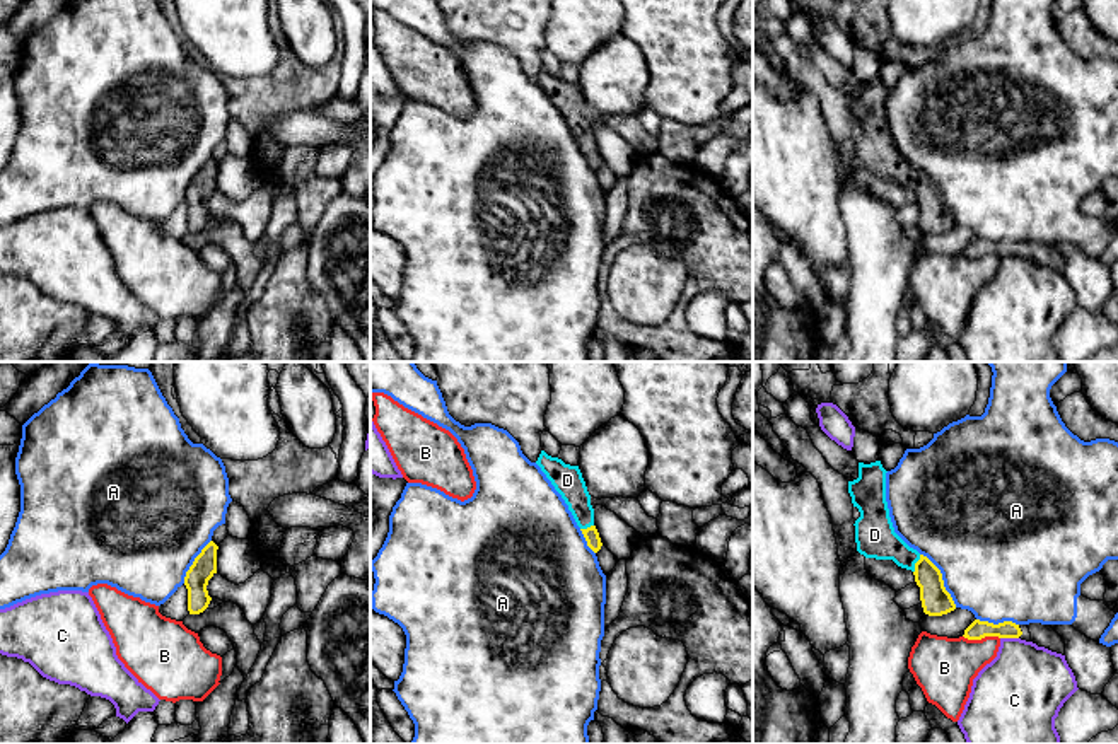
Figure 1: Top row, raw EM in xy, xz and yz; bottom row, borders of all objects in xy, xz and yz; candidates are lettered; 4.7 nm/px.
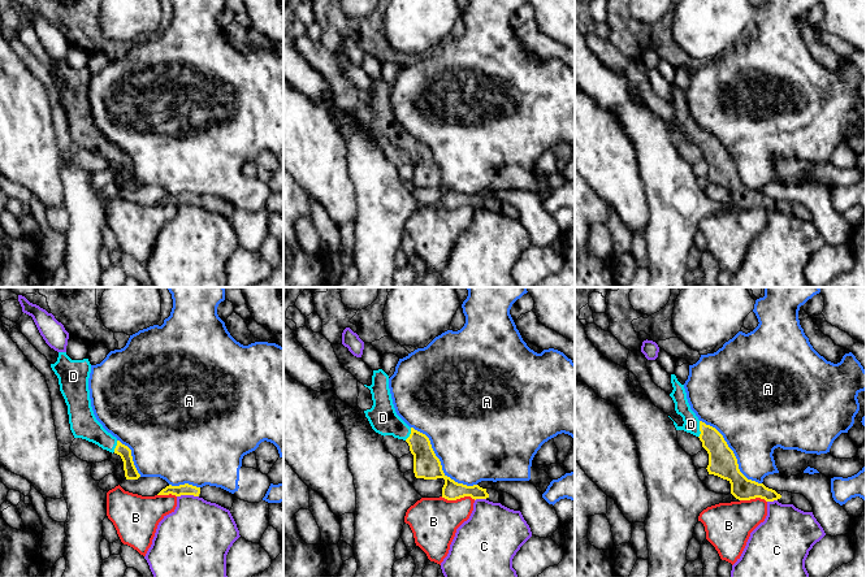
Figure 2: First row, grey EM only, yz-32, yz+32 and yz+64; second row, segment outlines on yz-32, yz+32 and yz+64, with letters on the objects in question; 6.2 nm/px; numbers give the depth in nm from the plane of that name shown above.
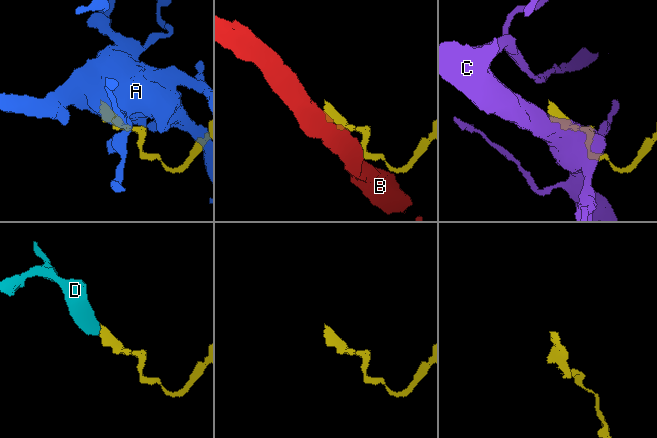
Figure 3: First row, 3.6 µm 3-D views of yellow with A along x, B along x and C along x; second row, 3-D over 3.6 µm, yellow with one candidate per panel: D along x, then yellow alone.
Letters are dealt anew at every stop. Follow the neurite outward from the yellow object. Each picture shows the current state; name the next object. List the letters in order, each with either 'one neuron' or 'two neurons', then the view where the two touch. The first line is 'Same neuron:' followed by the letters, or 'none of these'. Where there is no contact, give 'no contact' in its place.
Same neuron: D
A: two neurons | yz
B: two neurons | yz
C: two neurons | yz
D: one neuron | yz

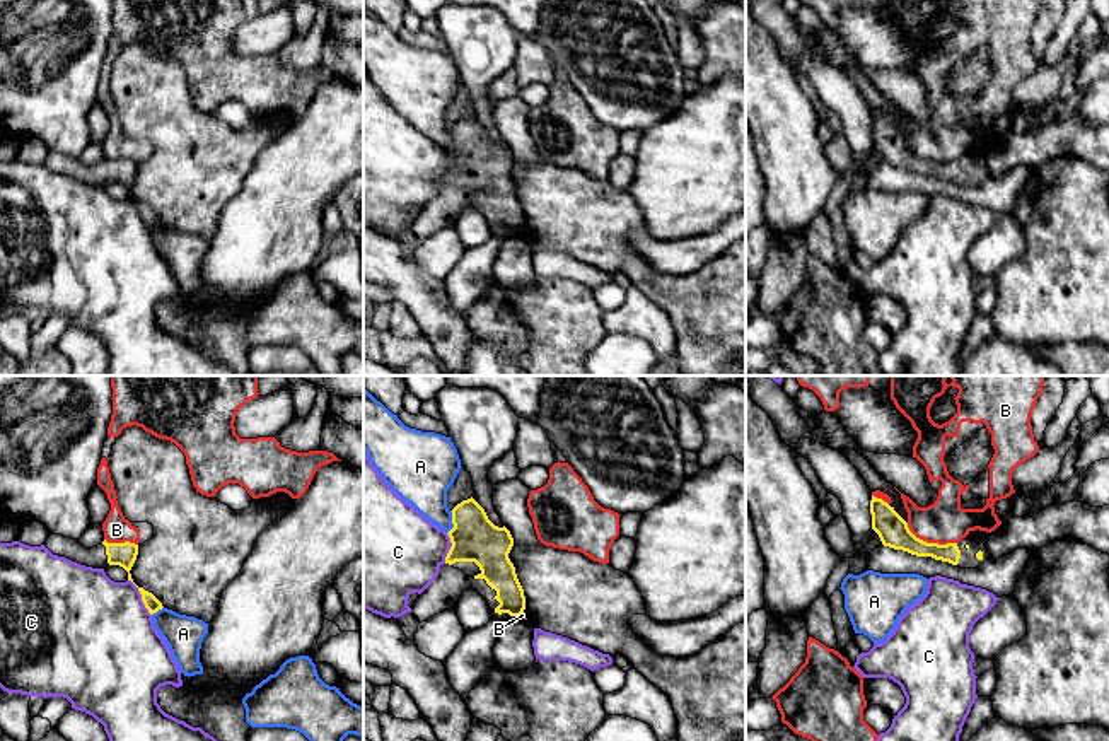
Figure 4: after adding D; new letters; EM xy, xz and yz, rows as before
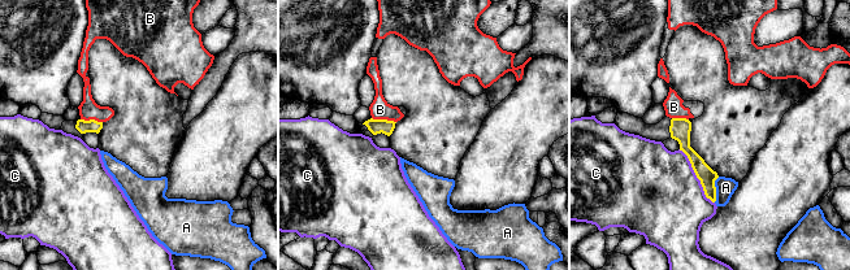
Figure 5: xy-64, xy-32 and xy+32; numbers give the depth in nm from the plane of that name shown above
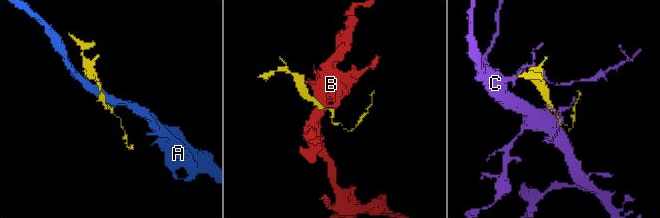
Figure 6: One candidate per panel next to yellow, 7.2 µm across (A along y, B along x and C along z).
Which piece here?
Same neuron: none of these
A: two neurons | xz
B: two neurons | yz
C: two neurons | xy

